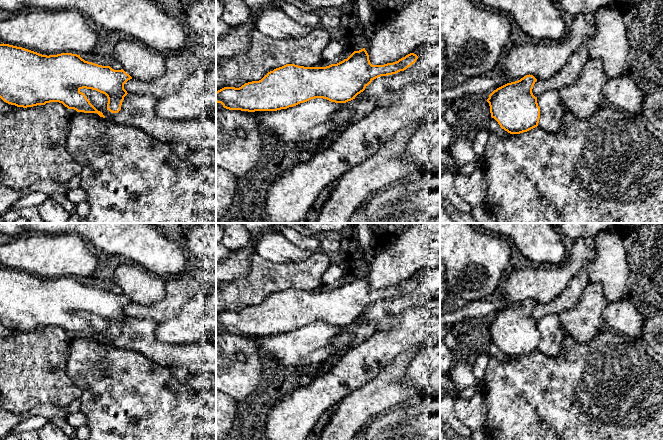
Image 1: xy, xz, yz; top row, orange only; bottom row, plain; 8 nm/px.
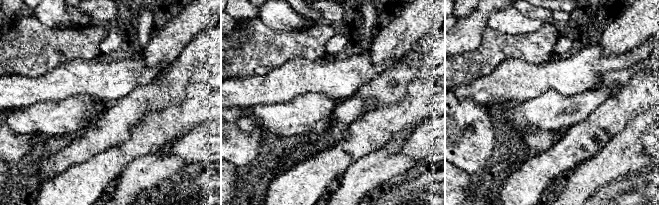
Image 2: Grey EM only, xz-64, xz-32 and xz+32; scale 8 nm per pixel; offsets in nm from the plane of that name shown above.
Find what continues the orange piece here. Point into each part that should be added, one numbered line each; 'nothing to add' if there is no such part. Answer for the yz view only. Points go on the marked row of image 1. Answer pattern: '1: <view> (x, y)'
nothing to add

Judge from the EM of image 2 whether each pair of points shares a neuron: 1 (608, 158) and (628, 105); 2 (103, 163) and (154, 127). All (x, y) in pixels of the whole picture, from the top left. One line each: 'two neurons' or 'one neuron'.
1: two neurons
2: one neuron

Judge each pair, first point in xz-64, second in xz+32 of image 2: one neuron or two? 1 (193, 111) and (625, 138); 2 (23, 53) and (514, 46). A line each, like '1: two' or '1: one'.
1: two
2: one

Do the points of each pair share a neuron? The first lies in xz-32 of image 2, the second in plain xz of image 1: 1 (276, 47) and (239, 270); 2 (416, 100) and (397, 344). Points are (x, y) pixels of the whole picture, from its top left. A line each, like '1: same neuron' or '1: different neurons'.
1: different neurons
2: same neuron

